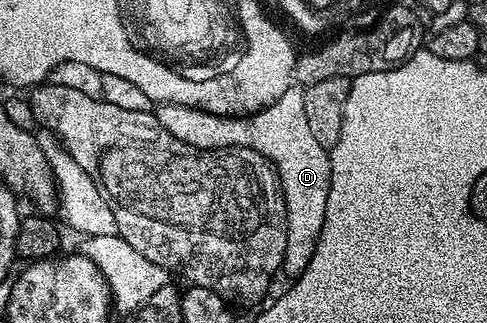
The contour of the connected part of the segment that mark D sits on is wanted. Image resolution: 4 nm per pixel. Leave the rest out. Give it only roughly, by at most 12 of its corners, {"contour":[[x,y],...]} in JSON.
{"contour":[[304,90],[252,115],[162,103],[156,120],[203,151],[251,147],[286,205],[283,274],[300,278],[321,236],[329,150]]}

